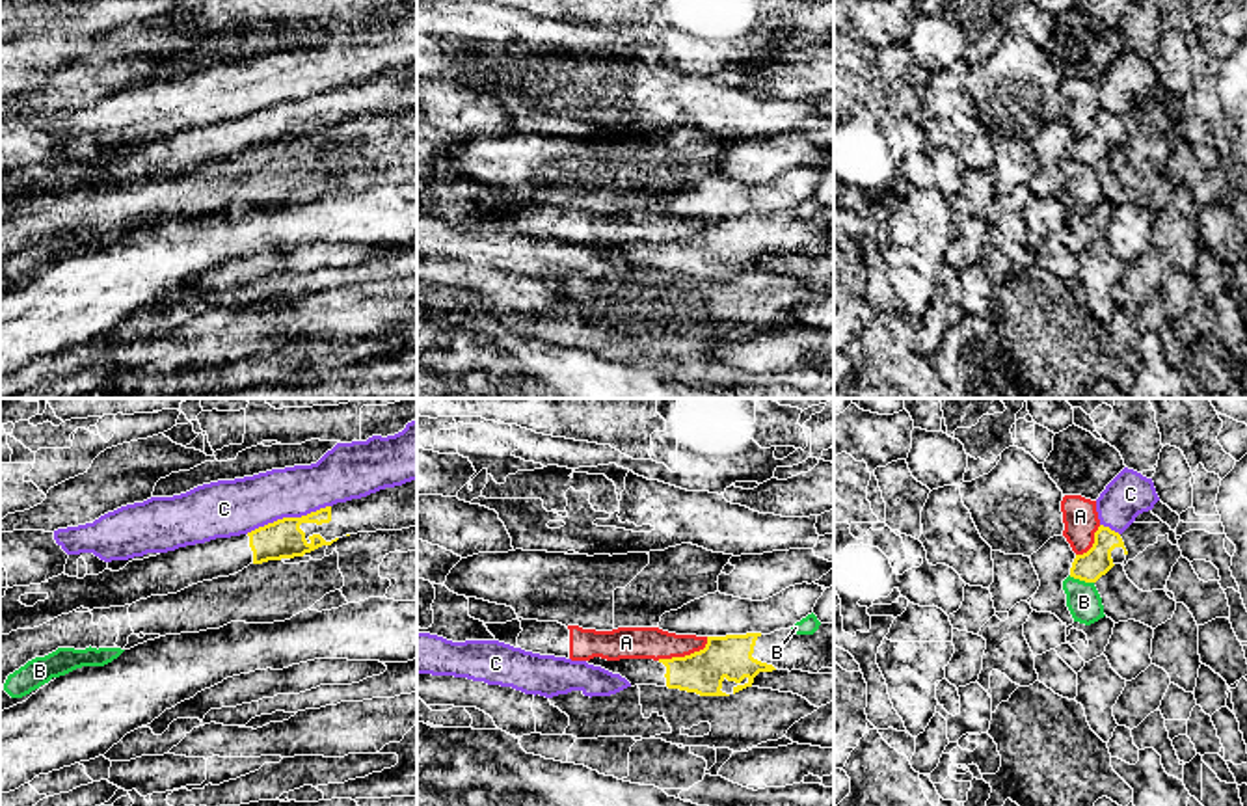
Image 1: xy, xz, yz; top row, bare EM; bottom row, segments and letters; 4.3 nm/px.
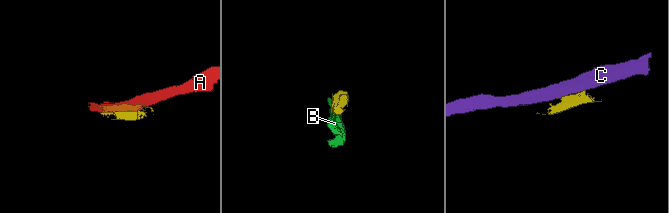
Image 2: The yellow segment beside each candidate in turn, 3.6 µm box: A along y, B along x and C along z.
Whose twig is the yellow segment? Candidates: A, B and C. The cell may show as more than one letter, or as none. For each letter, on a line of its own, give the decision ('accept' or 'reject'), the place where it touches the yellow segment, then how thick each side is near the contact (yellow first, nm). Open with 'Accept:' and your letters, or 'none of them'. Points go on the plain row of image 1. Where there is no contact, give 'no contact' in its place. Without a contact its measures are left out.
Accept: none of them
A: reject; meets yellow in xz at (685, 239); 190 nm thick on the yellow side, 140 nm on the other
B: reject; meets yellow in yz at (1082, 162); 130 nm thick on the yellow side, 150 nm on the other
C: reject; meets yellow in xy at (287, 101); 170 nm thick on the yellow side, 240 nm on the other

